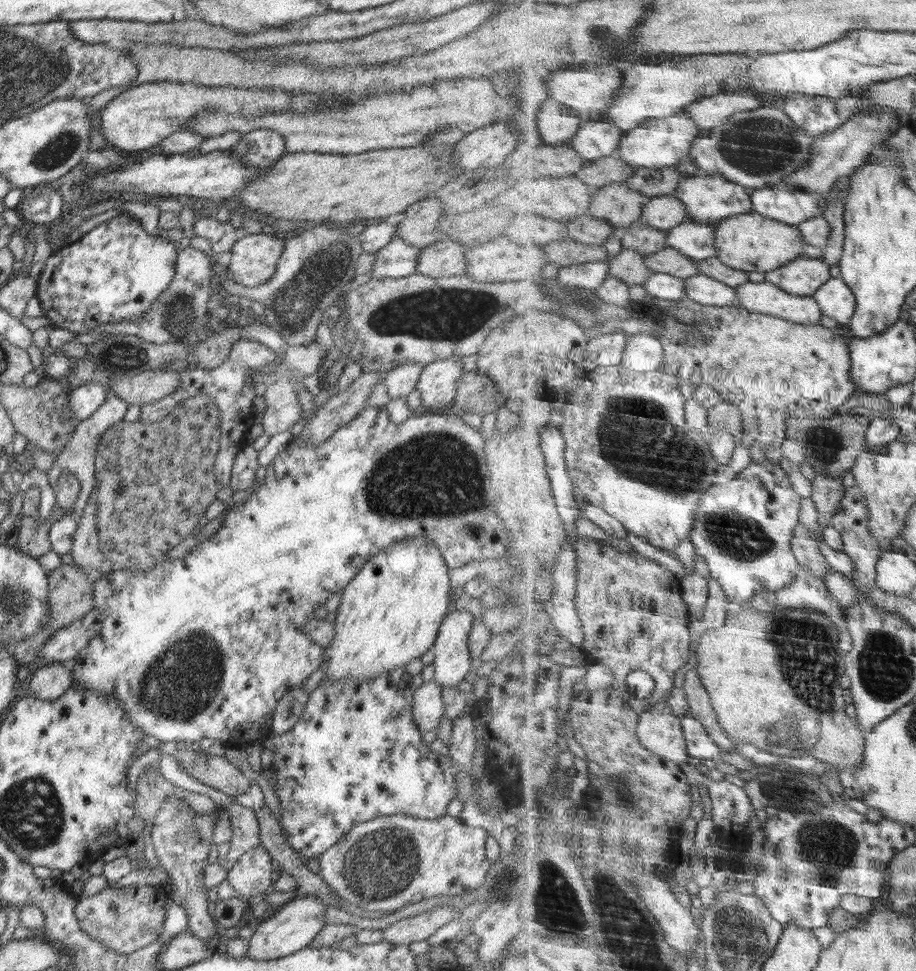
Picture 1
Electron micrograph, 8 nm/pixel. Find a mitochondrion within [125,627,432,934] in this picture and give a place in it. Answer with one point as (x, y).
(380, 867)

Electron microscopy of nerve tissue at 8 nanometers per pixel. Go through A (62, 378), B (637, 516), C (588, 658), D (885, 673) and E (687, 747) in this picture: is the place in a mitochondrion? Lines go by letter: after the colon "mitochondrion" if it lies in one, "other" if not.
A: other
B: other
C: other
D: mitochondrion
E: other

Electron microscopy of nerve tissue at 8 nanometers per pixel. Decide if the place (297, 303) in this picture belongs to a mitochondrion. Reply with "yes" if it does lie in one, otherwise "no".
yes

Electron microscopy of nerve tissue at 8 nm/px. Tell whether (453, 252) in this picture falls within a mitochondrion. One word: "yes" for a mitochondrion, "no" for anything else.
no

